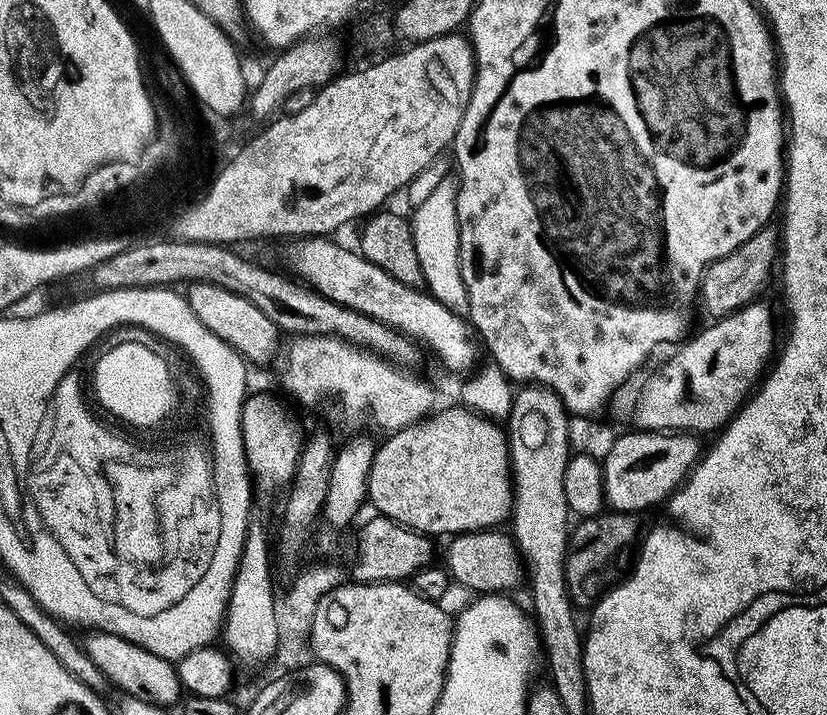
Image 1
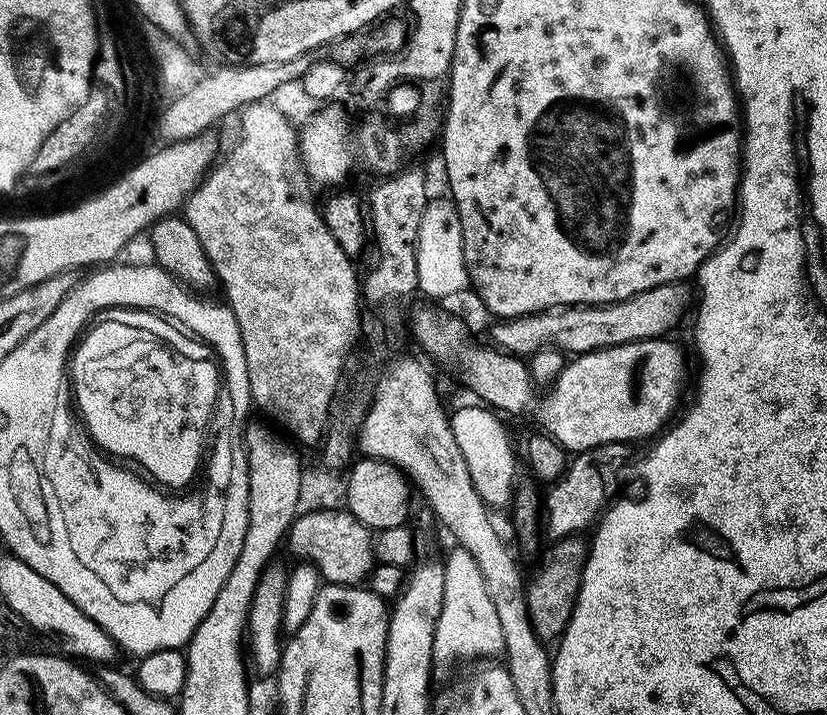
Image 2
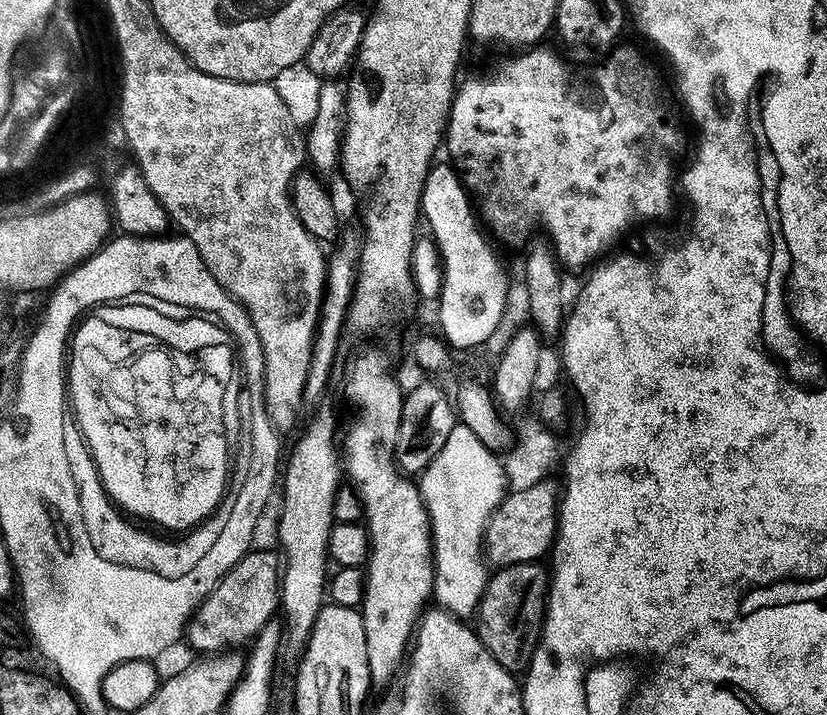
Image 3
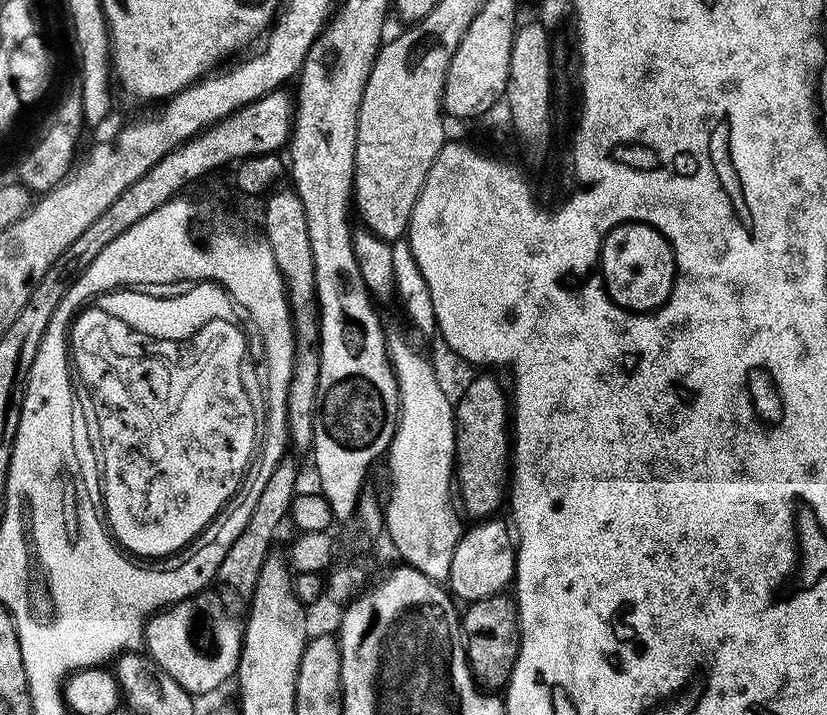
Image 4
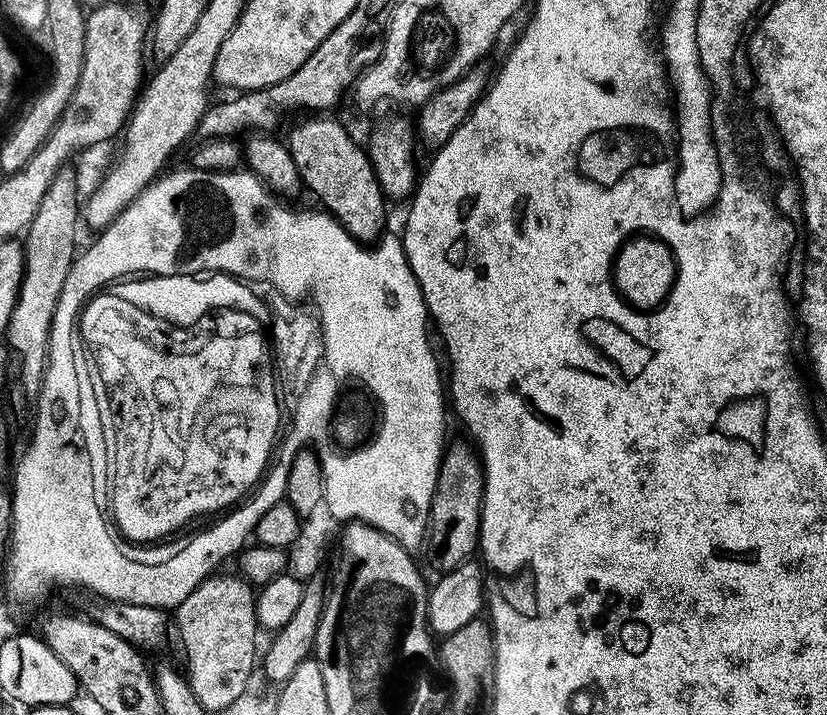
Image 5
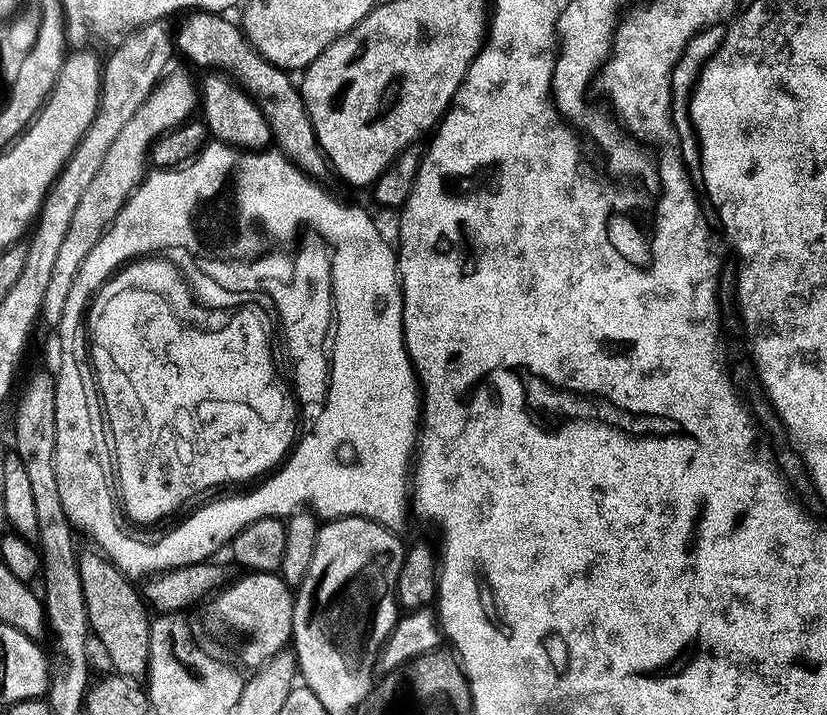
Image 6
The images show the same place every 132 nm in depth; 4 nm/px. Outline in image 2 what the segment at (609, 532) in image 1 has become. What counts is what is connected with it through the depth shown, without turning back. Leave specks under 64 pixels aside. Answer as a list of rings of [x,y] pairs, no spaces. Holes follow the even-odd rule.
[[[577,534],[563,536],[549,545],[549,548],[541,554],[532,576],[530,572],[527,577],[526,606],[536,637],[545,642],[556,642],[570,622],[580,593],[580,584],[584,581],[584,563],[588,561],[589,541],[583,535]]]

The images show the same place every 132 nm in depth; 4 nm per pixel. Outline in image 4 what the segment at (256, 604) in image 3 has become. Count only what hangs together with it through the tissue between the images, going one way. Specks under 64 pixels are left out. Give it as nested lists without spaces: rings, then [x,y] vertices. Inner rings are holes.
[[[205,590],[180,600],[157,612],[144,626],[143,647],[147,655],[166,670],[178,686],[196,698],[222,687],[228,679],[231,681],[235,677],[236,669],[240,667],[240,648],[244,645],[241,621],[236,621],[224,609],[223,602],[210,593]]]

